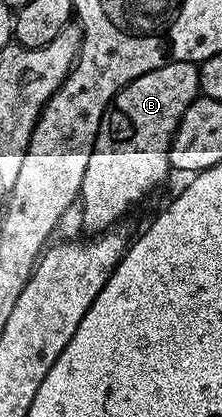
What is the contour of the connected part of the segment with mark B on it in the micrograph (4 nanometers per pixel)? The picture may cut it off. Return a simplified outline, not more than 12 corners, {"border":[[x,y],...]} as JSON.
{"border":[[161,65],[116,93],[79,190],[102,233],[172,170],[199,68]]}

